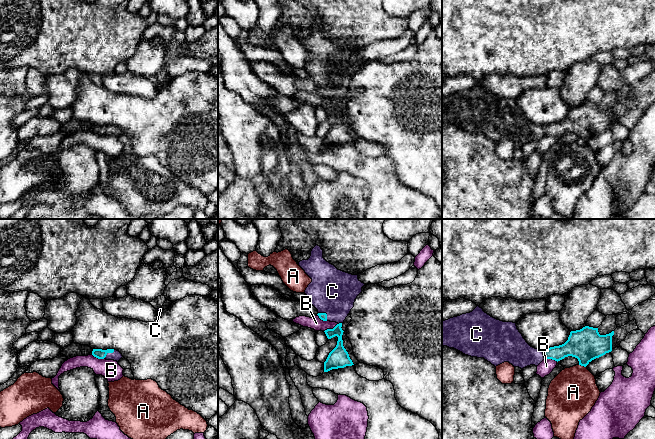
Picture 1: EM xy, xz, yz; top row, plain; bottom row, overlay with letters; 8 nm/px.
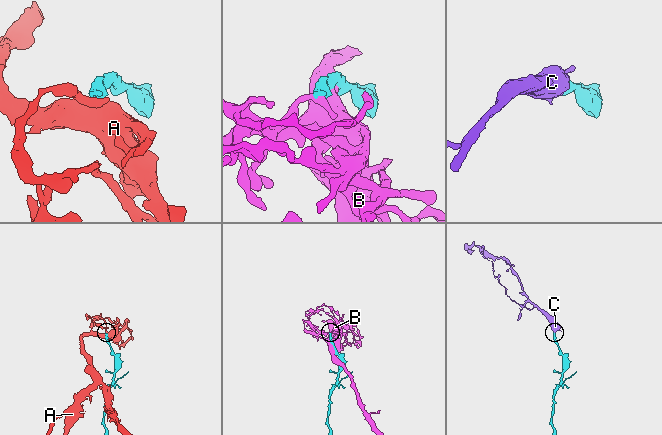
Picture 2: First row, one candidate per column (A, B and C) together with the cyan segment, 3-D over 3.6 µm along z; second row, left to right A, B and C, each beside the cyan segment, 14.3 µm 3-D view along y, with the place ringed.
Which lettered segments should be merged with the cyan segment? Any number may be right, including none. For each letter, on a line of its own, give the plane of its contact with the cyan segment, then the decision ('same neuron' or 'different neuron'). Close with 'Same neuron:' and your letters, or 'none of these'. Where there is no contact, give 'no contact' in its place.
A: meets cyan in yz; different neuron
B: meets cyan in xz; different neuron
C: meets cyan in xz; same neuron
Same neuron: C

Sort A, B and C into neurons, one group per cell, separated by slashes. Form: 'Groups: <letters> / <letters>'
Groups: A / B / C

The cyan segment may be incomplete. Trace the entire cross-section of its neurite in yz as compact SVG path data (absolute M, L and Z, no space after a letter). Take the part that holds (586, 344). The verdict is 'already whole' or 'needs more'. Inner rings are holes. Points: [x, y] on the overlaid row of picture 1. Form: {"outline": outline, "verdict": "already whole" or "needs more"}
{"outline": "M477 306L472 312L442 321L442 346L454 348L465 355L484 358L495 367L509 362L521 369L538 366L544 359L560 361L572 356L578 359L579 365L586 367L592 360L612 351L612 336L614 331L600 335L598 328L585 326L580 330L571 331L568 340L559 346L546 350L531 347L517 329L516 323L497 320Z", "verdict": "needs more"}

